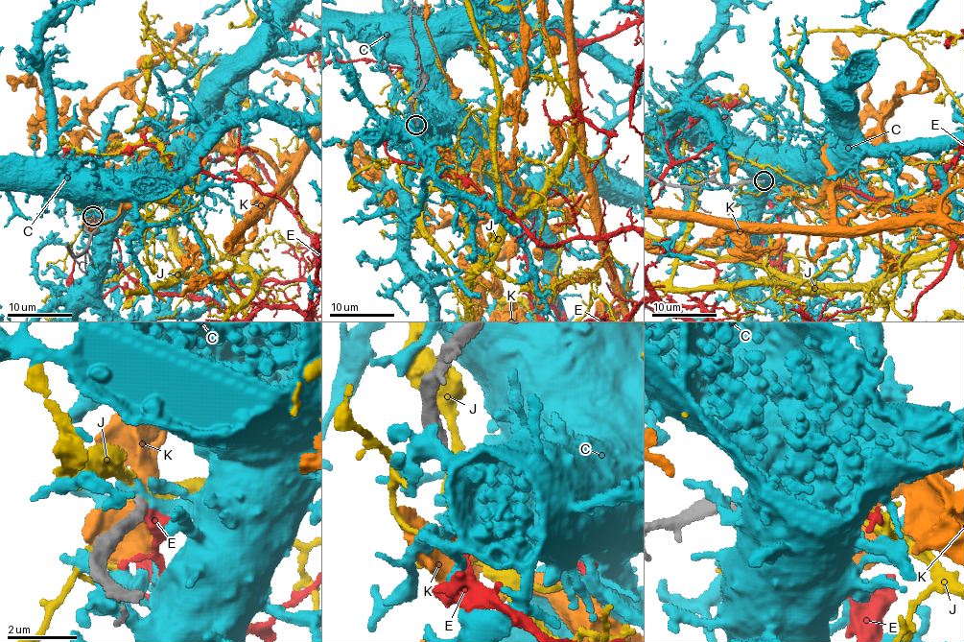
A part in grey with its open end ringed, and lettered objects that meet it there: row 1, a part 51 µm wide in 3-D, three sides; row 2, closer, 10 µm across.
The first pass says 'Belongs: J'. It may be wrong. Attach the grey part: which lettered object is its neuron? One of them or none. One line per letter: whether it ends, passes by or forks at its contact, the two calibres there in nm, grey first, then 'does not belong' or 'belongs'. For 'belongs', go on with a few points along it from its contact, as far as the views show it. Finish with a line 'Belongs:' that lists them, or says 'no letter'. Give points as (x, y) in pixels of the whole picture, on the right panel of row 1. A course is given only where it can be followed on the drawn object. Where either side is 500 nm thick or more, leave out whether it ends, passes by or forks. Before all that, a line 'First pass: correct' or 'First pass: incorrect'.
First pass: correct
C: it passes by | 280/220 nm | does not belong
E: it ends | 300/340 nm | does not belong
J: it passes by | 280/240 nm | belongs
K: it passes by | 280/480 nm | does not belong
Belongs: J

